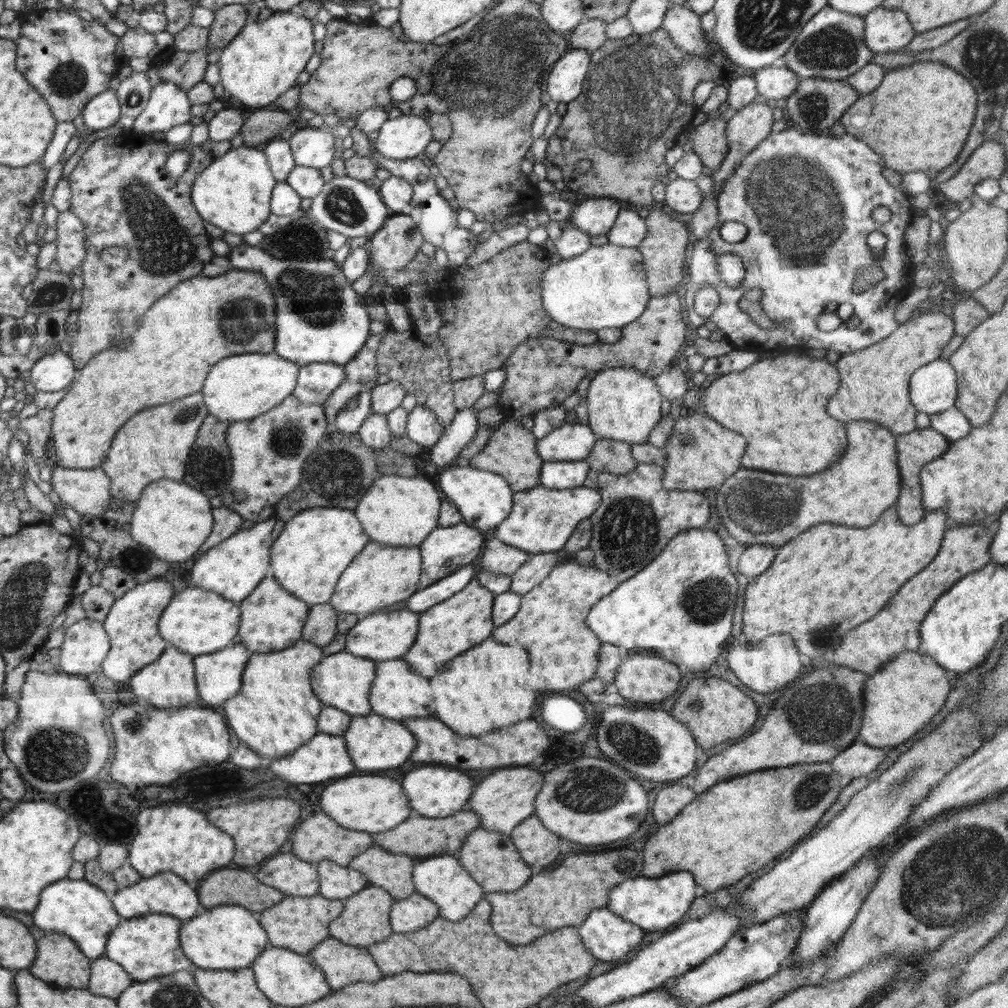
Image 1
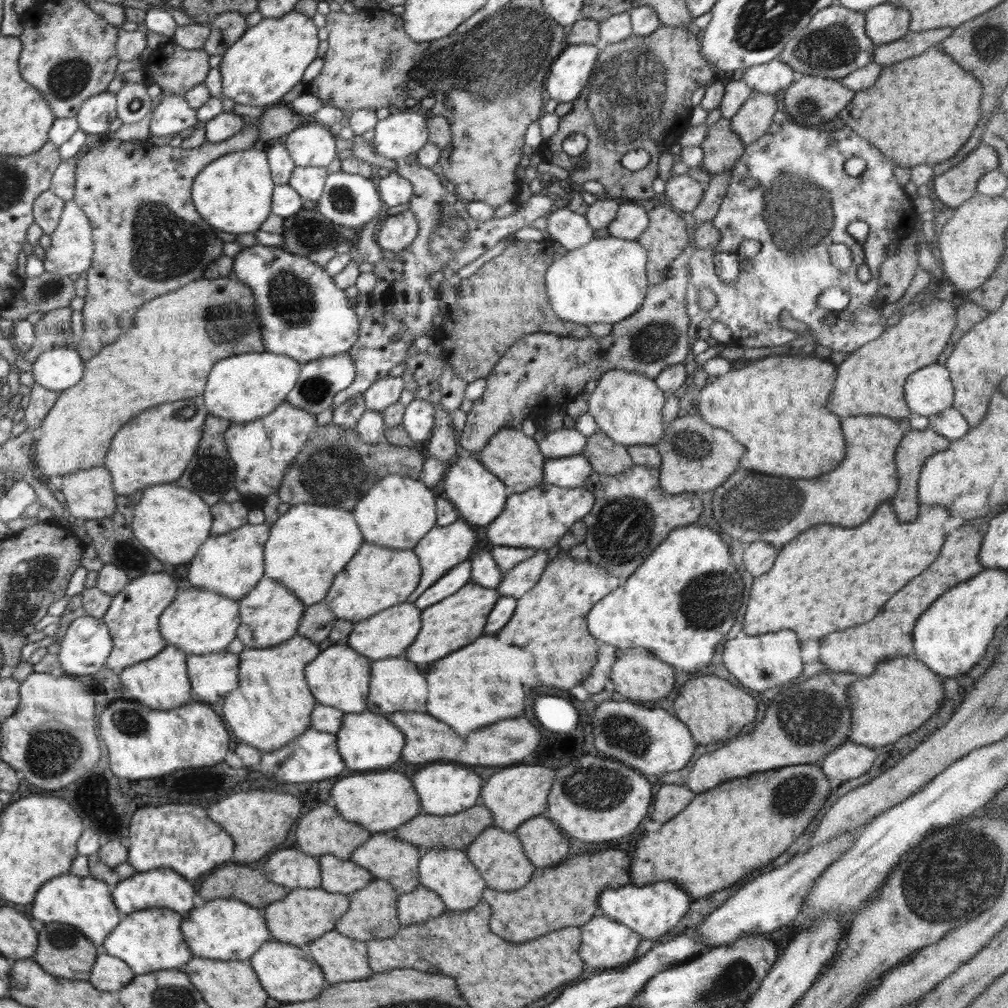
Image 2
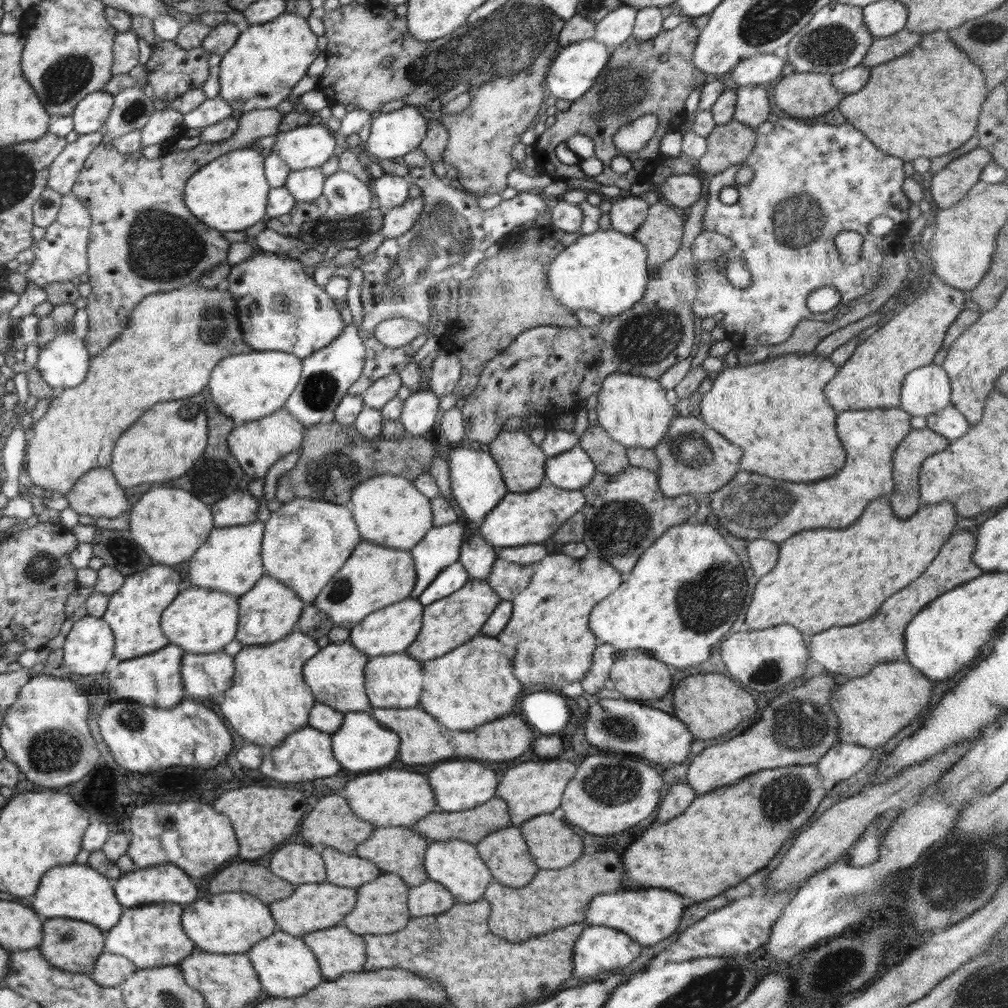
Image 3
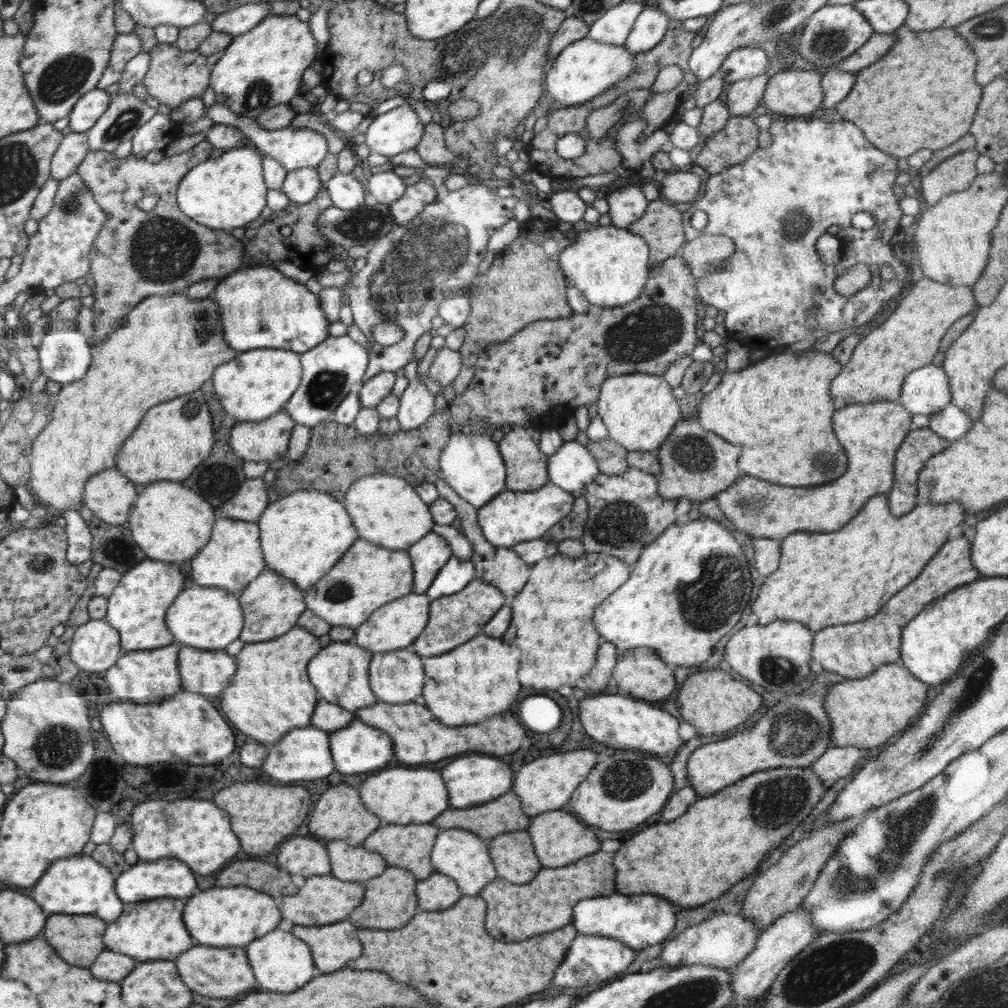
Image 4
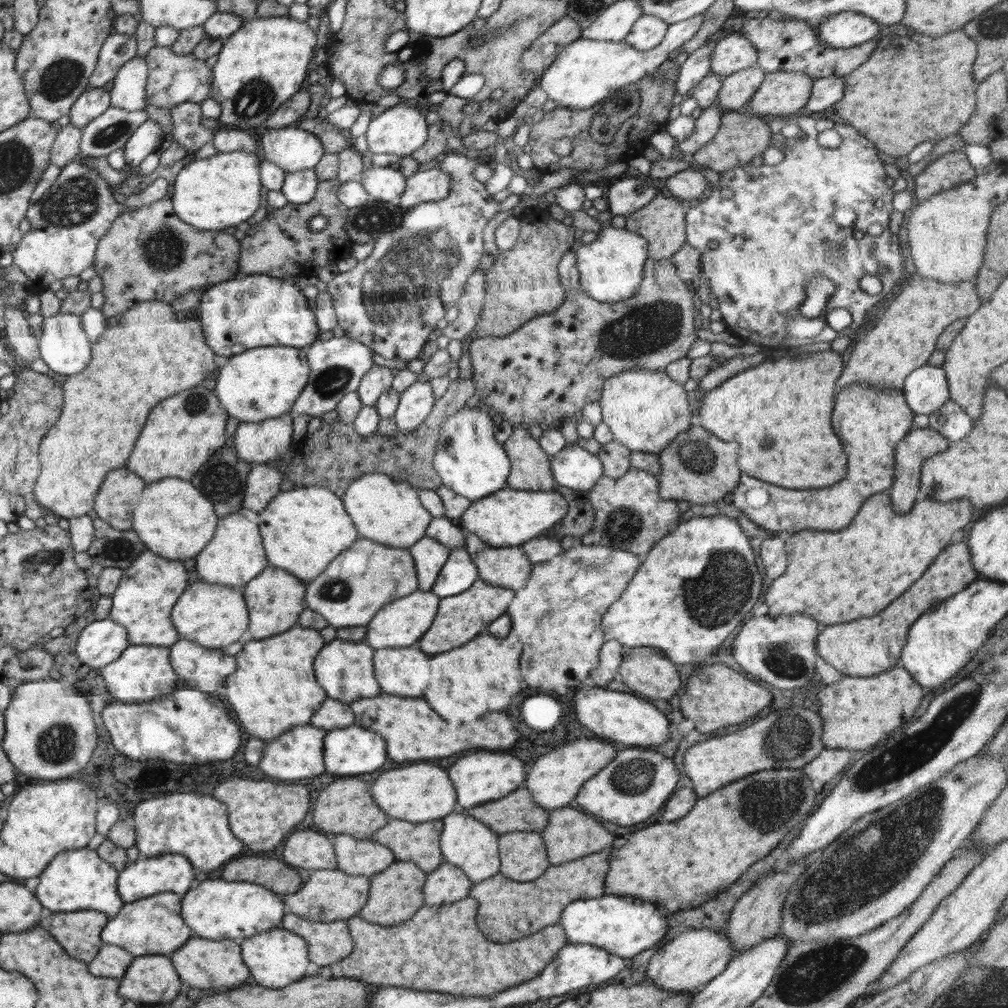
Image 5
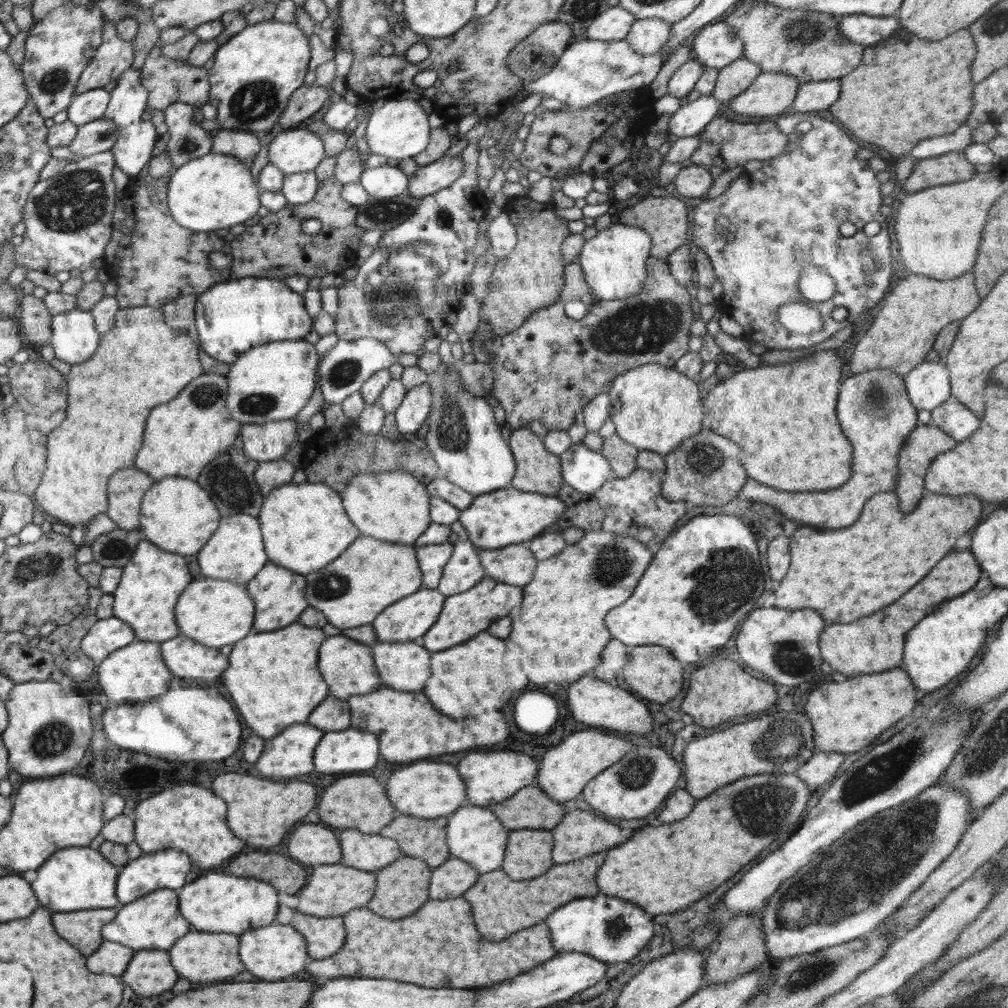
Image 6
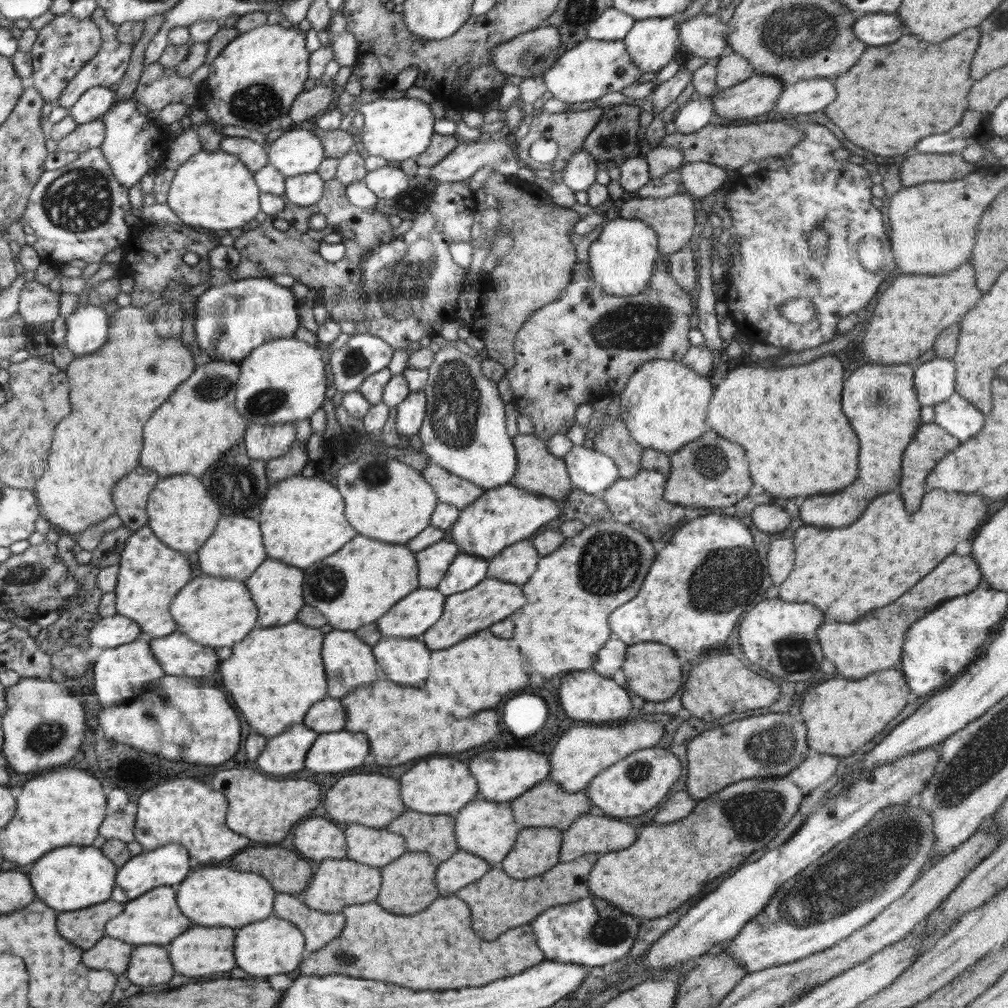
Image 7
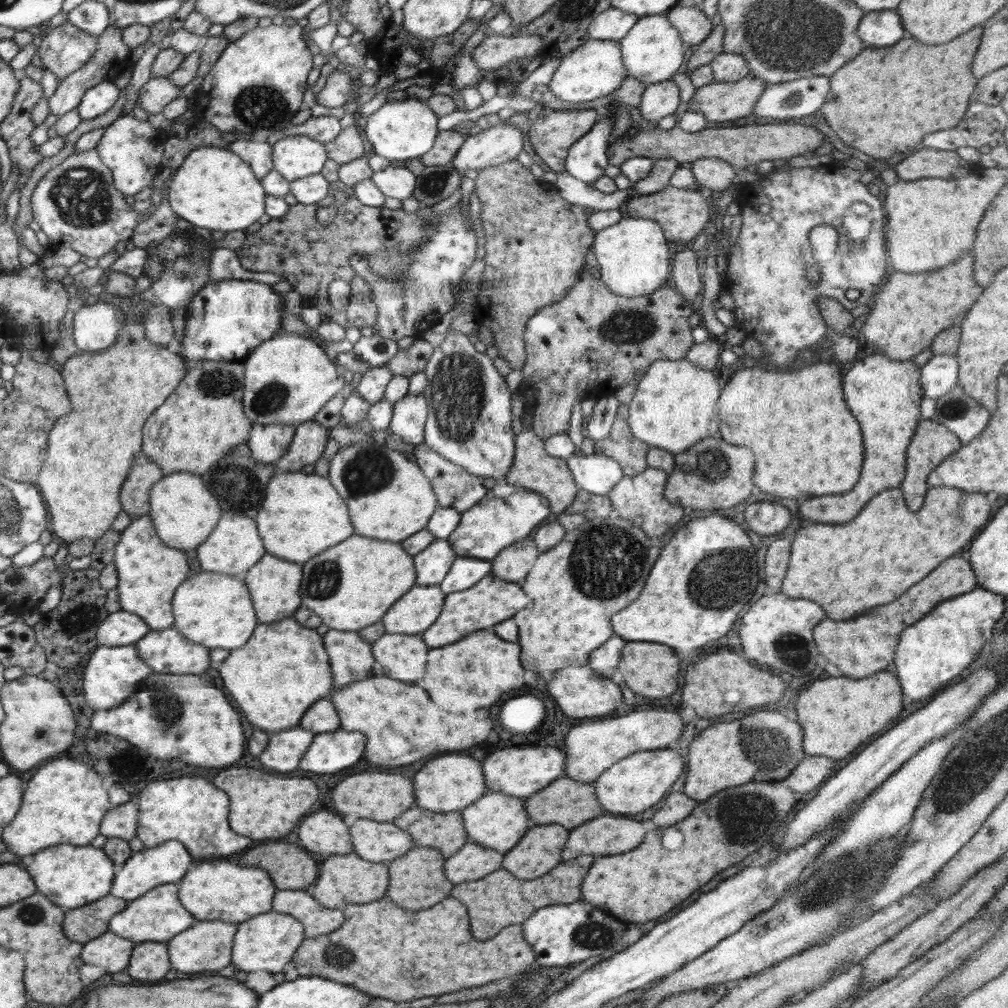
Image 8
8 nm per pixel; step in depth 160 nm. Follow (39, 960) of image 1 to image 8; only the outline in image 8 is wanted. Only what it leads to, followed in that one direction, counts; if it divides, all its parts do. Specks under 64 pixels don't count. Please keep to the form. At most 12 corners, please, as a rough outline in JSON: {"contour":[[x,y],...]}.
{"contour":[[108,896],[69,910],[68,938],[86,944],[104,934],[130,902]]}

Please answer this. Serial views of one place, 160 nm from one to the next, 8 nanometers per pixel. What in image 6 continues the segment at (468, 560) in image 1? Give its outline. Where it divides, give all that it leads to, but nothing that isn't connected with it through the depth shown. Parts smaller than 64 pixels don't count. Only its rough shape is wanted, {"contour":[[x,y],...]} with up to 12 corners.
{"contour":[[449,542],[415,547],[422,588],[437,589]]}

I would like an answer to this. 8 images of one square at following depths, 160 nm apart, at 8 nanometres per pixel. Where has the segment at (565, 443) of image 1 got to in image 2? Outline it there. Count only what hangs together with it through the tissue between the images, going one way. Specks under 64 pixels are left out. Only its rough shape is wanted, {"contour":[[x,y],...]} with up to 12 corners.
{"contour":[[561,427],[538,441],[546,460],[581,454],[588,437]]}

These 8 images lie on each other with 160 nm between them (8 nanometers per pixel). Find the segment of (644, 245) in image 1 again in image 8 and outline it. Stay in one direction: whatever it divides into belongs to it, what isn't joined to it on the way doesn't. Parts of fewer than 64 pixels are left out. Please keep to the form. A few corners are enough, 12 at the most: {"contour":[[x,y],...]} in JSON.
{"contour":[[668,185],[627,201],[631,218],[685,247],[710,220],[708,193]]}

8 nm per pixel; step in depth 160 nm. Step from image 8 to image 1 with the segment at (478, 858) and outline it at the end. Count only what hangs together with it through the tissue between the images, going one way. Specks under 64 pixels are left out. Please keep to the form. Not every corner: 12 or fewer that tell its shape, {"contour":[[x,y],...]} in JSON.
{"contour":[[414,893],[390,911],[394,934],[416,932],[439,906]]}

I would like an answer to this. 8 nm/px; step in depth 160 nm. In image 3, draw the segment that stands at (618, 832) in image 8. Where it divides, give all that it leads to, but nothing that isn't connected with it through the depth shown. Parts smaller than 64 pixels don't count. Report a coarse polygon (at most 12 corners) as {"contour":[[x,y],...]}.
{"contour":[[539,814],[519,829],[539,869],[582,856],[565,820]]}

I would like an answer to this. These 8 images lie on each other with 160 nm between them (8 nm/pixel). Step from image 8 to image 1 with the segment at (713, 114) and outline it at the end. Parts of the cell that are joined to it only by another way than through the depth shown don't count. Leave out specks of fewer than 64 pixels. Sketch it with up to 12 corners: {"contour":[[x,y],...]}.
{"contour":[[806,78],[786,98],[804,133],[826,133],[858,100],[847,83]]}

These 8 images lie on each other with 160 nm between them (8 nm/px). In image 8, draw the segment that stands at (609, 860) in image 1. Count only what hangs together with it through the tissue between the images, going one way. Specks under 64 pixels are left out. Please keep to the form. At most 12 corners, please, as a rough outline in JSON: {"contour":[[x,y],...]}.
{"contour":[[594,858],[524,880],[506,869],[463,882],[474,938],[488,940],[538,909],[580,900]]}

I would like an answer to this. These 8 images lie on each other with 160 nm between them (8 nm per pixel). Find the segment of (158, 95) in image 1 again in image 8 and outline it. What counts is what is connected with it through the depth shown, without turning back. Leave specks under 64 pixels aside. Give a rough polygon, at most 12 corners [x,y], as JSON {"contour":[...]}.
{"contour":[[124,114],[95,150],[134,196],[162,168],[167,130]]}

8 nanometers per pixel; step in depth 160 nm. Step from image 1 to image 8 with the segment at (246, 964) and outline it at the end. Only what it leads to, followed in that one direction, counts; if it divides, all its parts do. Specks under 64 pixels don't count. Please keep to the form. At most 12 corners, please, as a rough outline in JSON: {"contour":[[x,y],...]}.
{"contour":[[234,860],[180,880],[196,918],[238,925],[272,910],[274,880]]}

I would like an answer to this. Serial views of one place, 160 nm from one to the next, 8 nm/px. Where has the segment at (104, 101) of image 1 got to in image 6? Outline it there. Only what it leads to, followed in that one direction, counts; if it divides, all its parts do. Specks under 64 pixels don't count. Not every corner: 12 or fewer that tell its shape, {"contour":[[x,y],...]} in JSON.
{"contour":[[88,90],[71,102],[68,121],[80,127],[107,113],[111,93]]}

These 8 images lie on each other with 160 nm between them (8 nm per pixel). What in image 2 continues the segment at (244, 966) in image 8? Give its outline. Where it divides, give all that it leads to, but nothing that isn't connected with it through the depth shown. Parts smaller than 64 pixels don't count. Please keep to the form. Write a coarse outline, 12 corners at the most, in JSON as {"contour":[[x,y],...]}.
{"contour":[[272,939],[250,961],[282,1004],[326,987],[305,947]]}

